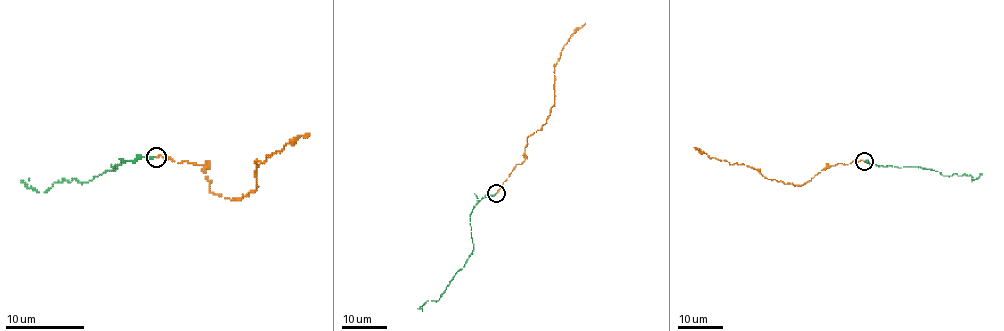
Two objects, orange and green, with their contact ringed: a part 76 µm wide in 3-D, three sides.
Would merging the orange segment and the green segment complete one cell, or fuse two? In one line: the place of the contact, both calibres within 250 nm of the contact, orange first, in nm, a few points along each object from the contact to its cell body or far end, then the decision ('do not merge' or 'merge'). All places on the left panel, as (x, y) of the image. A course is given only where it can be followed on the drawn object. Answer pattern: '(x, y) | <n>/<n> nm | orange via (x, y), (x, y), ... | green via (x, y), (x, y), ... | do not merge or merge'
(156, 157) | 180/280 nm | orange via (156, 157), (203, 165), (209, 190), (235, 200), (256, 188), (258, 161), (262, 163), (268, 155), (309, 133) | green via (156, 157), (111, 165), (117, 167), (88, 182), (76, 178), (56, 182), (45, 192), (25, 186), (29, 178) | merge

